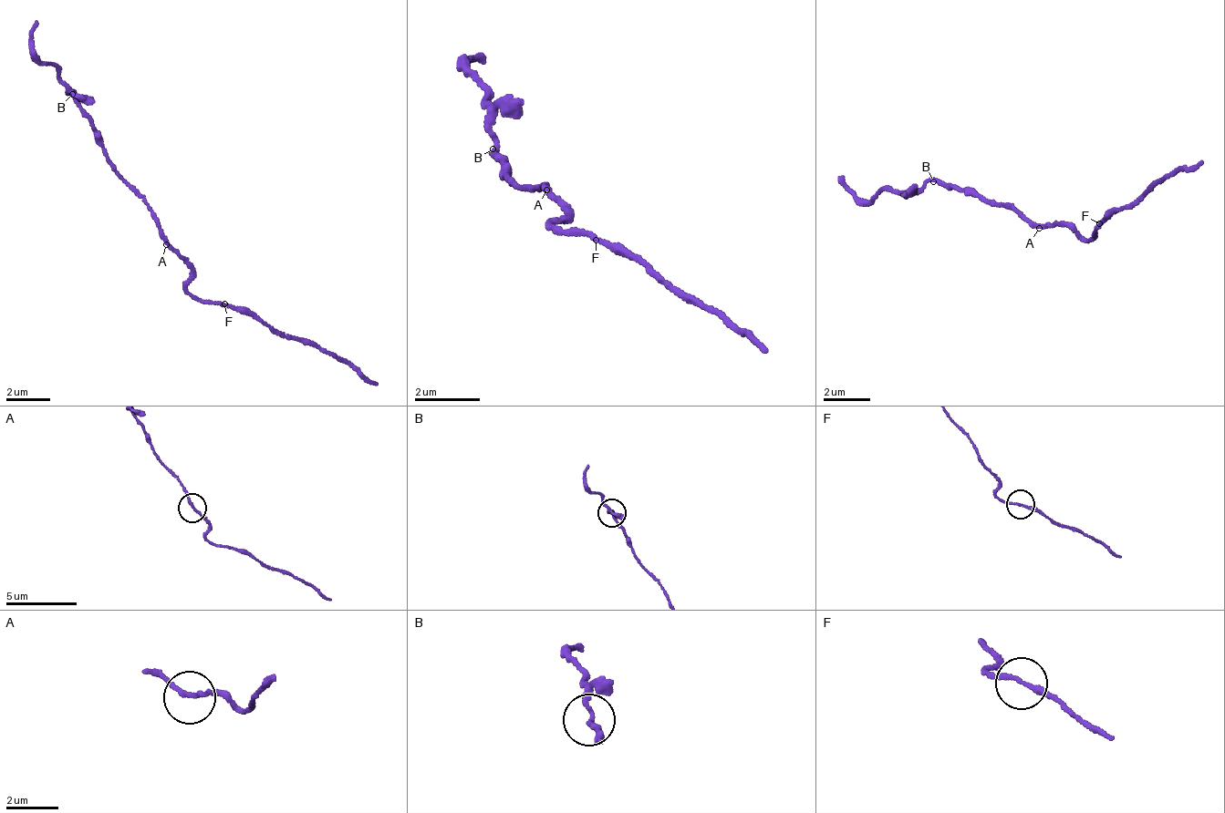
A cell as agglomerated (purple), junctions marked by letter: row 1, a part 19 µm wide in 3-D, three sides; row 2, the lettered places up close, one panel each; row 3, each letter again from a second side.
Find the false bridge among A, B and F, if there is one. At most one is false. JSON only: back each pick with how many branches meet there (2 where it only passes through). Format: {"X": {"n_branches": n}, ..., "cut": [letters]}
{"B": {"n_branches": 2}, "cut": ["B"]}

